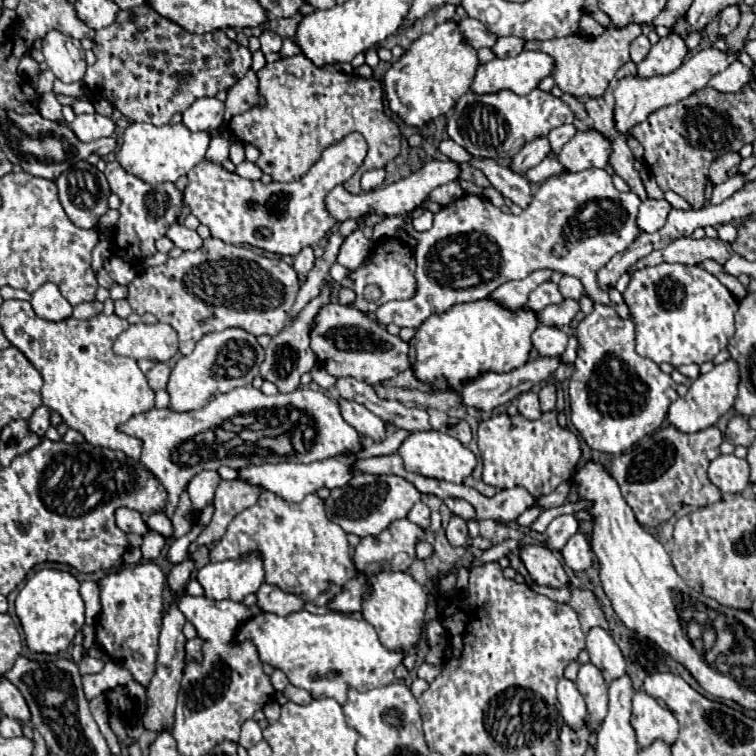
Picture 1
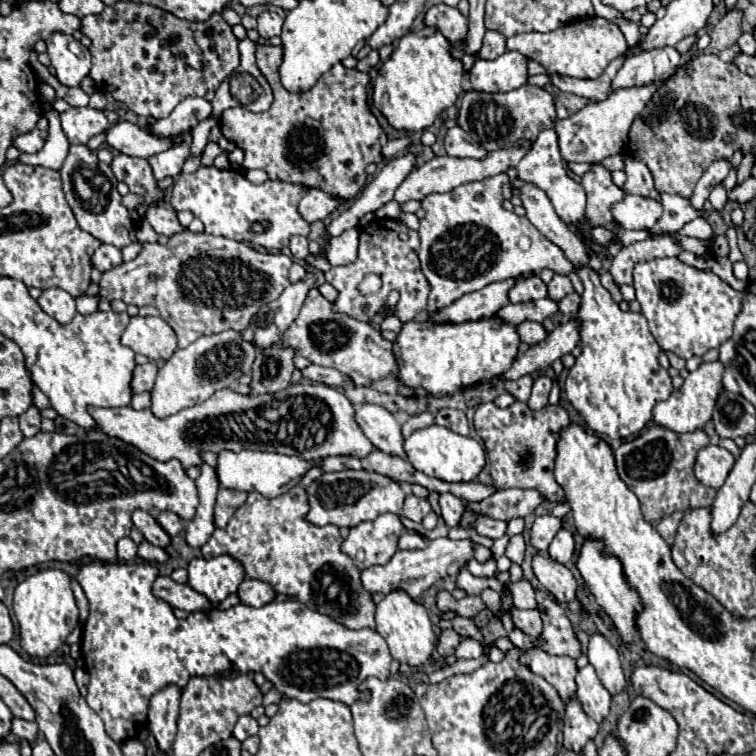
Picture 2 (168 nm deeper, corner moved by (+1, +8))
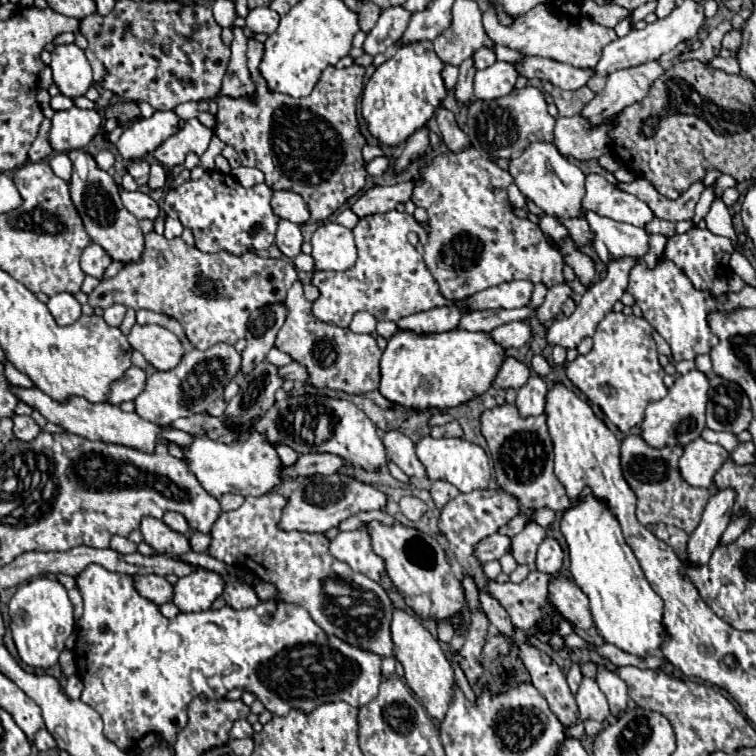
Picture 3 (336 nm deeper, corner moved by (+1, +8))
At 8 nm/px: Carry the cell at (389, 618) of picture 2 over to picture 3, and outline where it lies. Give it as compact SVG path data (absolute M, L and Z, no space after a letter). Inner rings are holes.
M394 610L392 642L394 642L394 658L404 666L406 684L420 698L428 716L442 722L442 716L446 716L446 708L450 706L450 692L456 686L456 682L454 682L454 668L448 662L440 642L422 626L422 622L416 616L404 610Z

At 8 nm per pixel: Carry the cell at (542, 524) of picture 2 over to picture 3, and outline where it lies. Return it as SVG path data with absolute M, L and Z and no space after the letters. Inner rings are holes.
M528 524L518 536L512 538L512 556L518 564L526 564L530 570L534 568L536 550L540 542L546 538L546 528L538 524Z

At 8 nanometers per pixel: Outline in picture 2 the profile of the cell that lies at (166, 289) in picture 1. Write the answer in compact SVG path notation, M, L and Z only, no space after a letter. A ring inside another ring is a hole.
M182 230L174 234L166 246L162 244L144 244L142 252L132 260L124 262L118 268L112 268L102 274L100 280L100 300L124 300L126 304L140 306L154 306L160 310L160 316L172 326L178 336L178 348L186 348L196 338L204 334L214 334L222 330L246 330L258 310L270 302L274 302L284 288L290 286L288 270L292 260L284 254L262 254L256 252L246 242L228 240L224 236L210 236L206 232L194 234L190 230Z

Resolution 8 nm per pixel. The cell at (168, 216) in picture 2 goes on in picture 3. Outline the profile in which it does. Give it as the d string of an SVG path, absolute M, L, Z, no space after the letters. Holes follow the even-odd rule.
M118 186L120 188L120 198L122 198L122 202L124 202L124 206L138 218L138 220L142 220L142 218L148 218L148 220L156 220L158 218L158 204L156 204L156 200L152 200L148 194L144 194L144 192L140 192L140 190L136 190L136 192L126 192L122 186Z

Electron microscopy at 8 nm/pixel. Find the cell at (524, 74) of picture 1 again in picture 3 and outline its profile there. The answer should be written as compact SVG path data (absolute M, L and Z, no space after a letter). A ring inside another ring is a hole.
M496 62L486 70L478 70L474 76L474 98L494 100L506 96L516 84L518 72L510 62Z

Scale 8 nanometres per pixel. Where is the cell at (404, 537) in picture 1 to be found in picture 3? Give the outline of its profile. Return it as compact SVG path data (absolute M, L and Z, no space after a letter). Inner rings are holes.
M364 528L352 532L340 532L334 540L330 540L330 554L346 562L354 572L370 576L378 582L378 576L384 572L384 562L370 548L370 536Z

